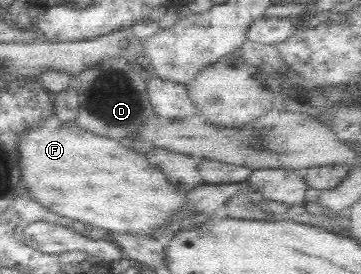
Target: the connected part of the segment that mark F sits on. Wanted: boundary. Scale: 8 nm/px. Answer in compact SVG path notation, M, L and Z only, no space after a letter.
M51 111L51 117L43 117L43 123L27 127L27 133L19 137L19 169L21 182L33 201L41 203L43 207L59 213L61 217L75 219L93 227L101 227L113 233L147 233L149 229L163 225L173 217L185 201L185 193L179 191L165 175L151 167L141 153L135 153L120 141L111 137L90 133L77 126L76 121L61 123L59 117Z

